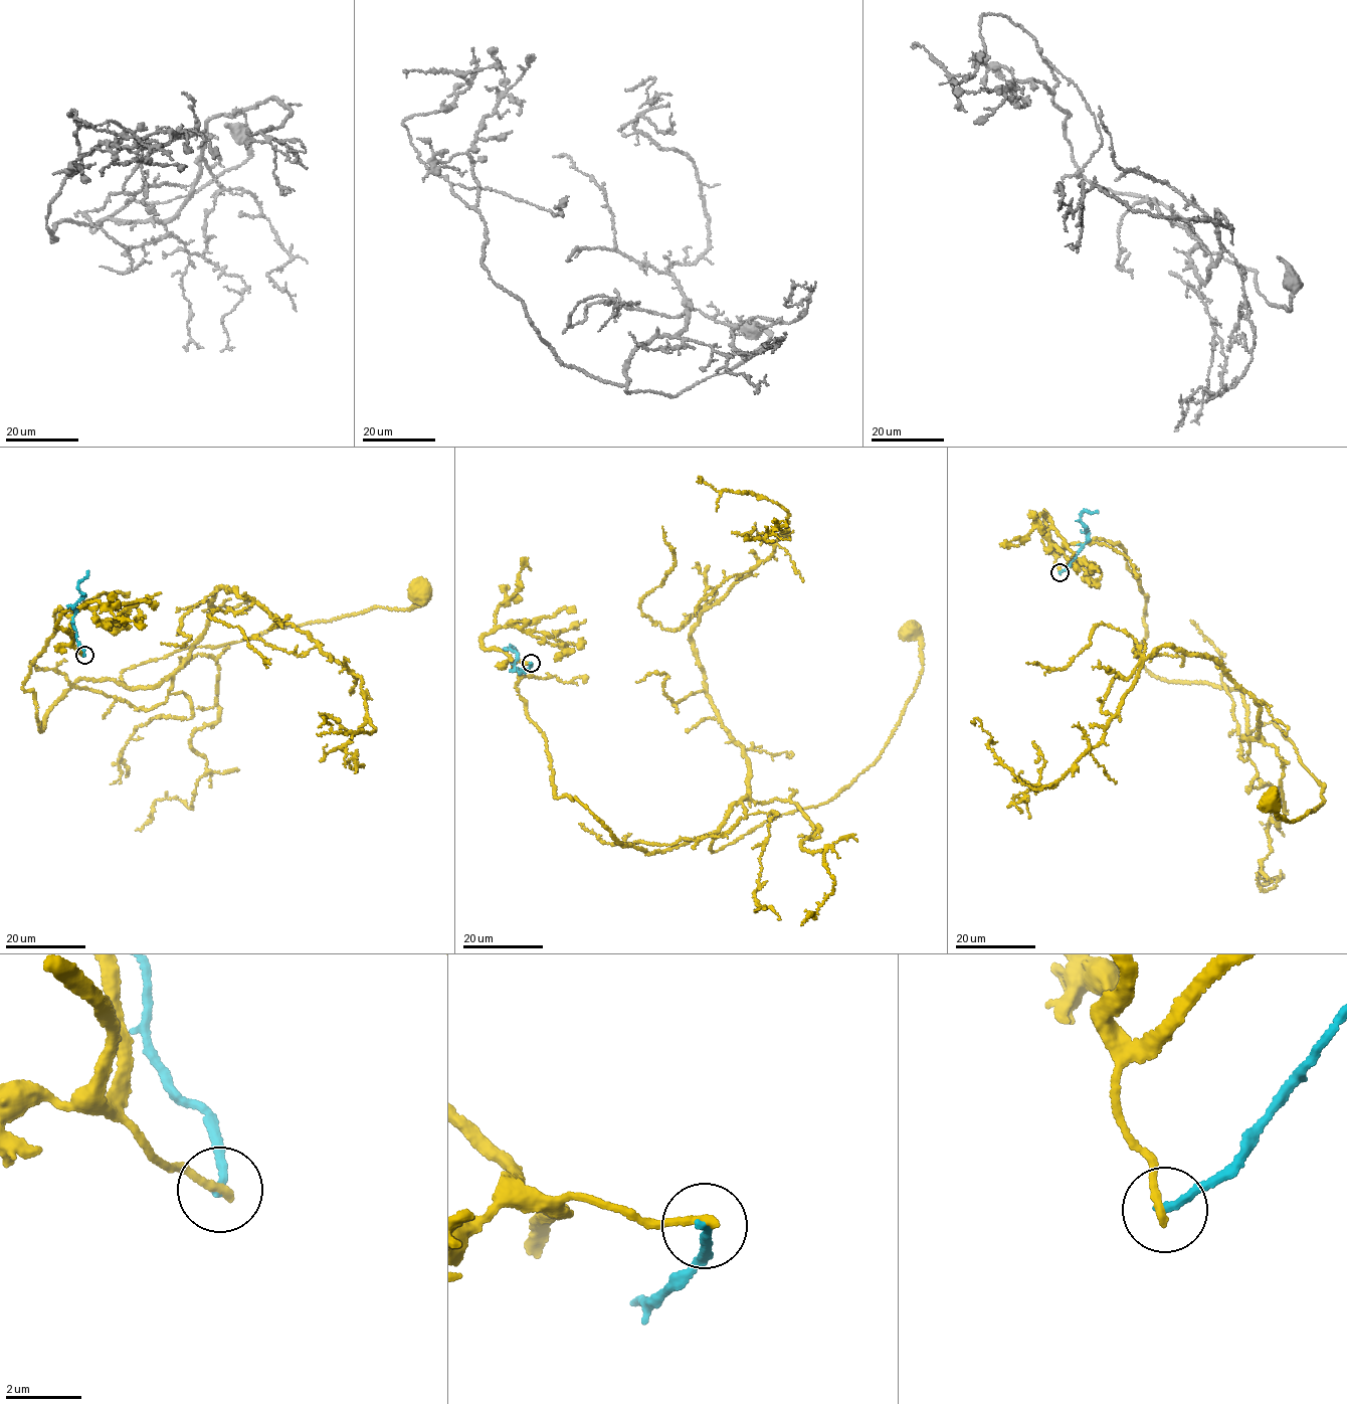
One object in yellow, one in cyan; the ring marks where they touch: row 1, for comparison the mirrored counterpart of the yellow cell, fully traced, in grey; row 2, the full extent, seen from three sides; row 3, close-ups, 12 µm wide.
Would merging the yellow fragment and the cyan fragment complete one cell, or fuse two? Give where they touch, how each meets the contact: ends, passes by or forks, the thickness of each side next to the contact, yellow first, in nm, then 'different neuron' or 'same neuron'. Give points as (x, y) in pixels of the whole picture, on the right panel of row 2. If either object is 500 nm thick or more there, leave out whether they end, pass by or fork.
(1060, 572) | yellow ends | cyan ends | 240/240 nm | different neuron

